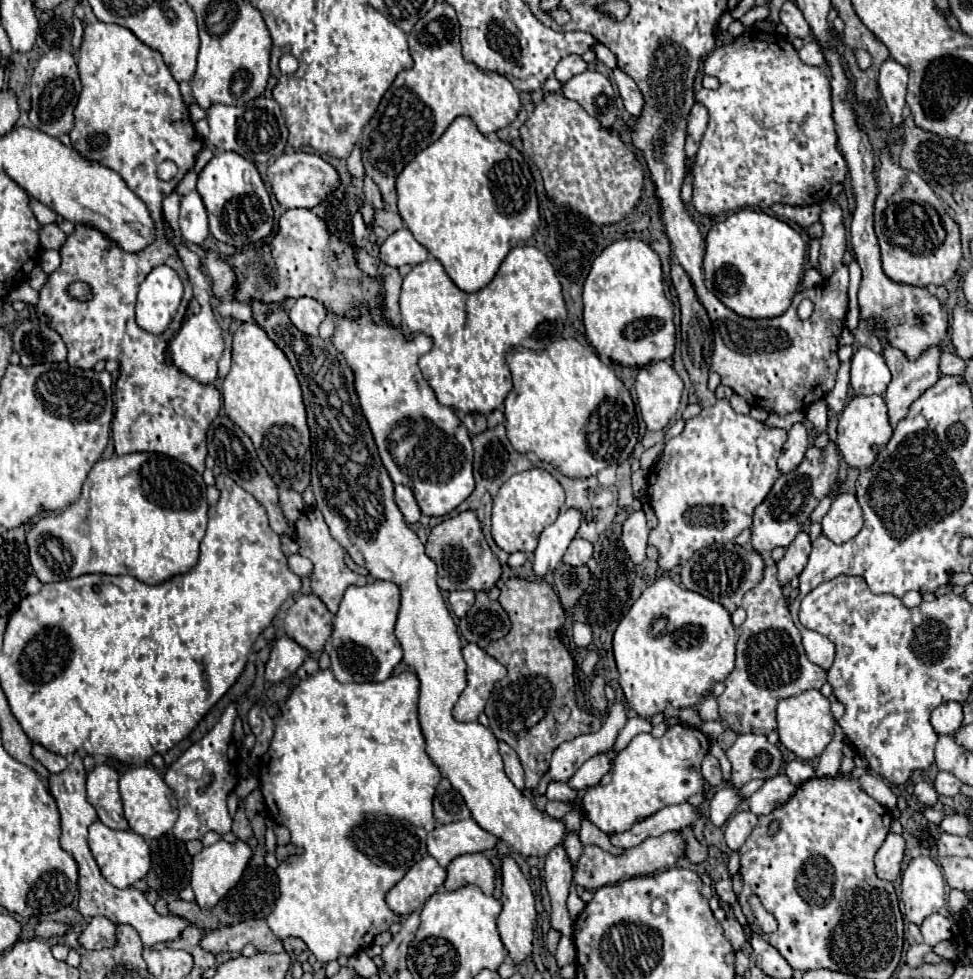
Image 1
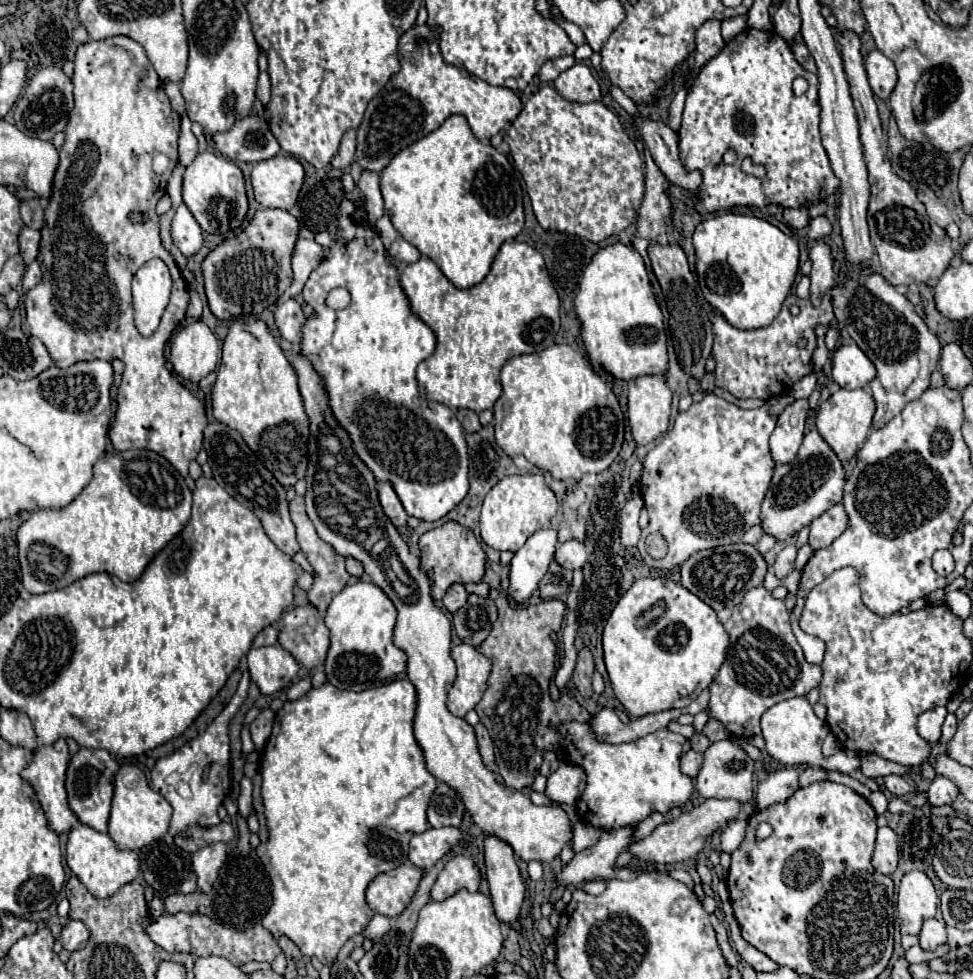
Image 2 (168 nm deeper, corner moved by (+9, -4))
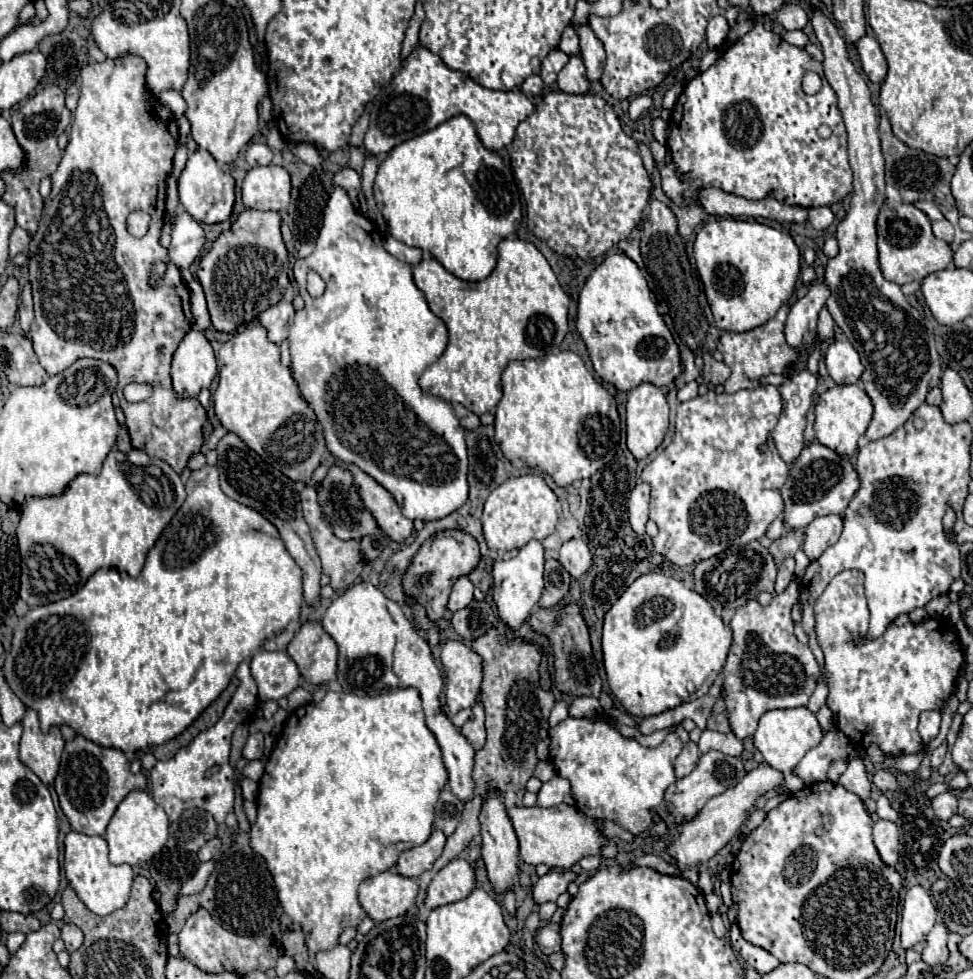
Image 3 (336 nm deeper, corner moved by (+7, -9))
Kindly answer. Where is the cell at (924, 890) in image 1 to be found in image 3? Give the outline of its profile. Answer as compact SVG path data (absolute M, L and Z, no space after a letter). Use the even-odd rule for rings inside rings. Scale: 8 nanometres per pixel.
M912 886L906 892L902 908L902 946L912 948L922 942L936 922L936 908L930 894L922 886Z

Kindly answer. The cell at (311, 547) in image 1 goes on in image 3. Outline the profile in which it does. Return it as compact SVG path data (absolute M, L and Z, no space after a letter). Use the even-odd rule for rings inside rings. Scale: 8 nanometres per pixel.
M318 484L316 486L306 486L300 492L300 500L302 500L302 510L304 510L304 518L312 530L312 538L318 550L318 556L322 560L322 572L326 576L330 576L330 586L336 592L346 590L350 584L356 582L356 578L360 576L362 568L364 568L364 558L360 556L360 542L358 540L340 540L334 536L334 530L330 526L330 522L324 520L322 514L322 506L318 504Z

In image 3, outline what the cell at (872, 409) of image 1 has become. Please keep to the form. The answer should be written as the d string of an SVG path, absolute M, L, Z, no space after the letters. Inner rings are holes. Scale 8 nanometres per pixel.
M834 384L826 392L822 392L816 400L816 438L820 444L828 446L830 450L850 456L858 450L858 438L864 436L866 426L872 418L872 406L870 398L866 398L866 392L862 390L860 384Z

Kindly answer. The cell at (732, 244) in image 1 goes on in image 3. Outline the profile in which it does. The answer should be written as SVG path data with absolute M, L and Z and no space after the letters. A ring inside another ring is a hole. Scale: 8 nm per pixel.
M736 218L704 224L696 234L694 258L716 328L732 332L752 330L774 318L778 308L790 300L800 274L800 250L788 234Z

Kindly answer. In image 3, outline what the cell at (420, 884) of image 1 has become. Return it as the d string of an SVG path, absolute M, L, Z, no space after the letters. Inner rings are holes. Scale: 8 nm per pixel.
M394 870L366 878L358 888L358 900L374 922L384 922L408 912L418 896L418 882Z

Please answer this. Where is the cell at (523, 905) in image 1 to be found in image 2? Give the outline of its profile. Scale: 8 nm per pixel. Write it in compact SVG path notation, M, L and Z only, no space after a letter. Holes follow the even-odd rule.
M488 835L484 845L486 879L490 885L490 897L500 923L510 925L518 919L524 901L524 883L514 861L512 847L498 837Z

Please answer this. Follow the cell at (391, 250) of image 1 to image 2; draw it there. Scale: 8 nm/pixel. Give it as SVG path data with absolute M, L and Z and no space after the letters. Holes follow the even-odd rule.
M398 237L398 239L390 245L390 253L392 253L396 259L404 261L404 263L416 263L416 261L420 259L420 251L418 251L414 245L410 245L408 241L404 241L402 237Z

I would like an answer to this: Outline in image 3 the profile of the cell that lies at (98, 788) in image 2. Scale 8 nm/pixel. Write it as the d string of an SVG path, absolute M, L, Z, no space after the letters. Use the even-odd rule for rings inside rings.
M80 734L74 740L66 742L58 776L54 780L60 808L66 814L72 830L90 836L92 834L102 836L114 810L124 800L124 796L136 788L146 790L146 786L148 786L146 776L142 772L138 776L132 774L130 762L122 750L98 746Z

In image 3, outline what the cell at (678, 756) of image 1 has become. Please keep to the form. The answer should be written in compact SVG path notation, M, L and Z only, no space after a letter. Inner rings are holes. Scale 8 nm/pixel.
M566 718L560 724L550 728L550 758L558 776L570 780L572 796L578 802L578 808L596 820L614 820L632 834L642 834L654 820L656 814L666 812L668 804L664 802L664 792L670 784L676 782L674 776L674 758L682 750L682 742L676 732L670 732L658 748L644 748L634 738L624 738L606 718Z

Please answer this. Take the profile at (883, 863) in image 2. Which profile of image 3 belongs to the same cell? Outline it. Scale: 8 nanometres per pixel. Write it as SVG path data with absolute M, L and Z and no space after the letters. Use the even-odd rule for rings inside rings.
M878 820L874 824L874 844L882 856L882 860L888 866L894 866L898 862L898 828L894 822Z

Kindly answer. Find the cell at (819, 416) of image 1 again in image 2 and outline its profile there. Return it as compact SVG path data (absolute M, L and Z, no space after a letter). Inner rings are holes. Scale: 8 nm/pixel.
M810 429L802 441L796 459L774 469L774 477L760 511L762 531L766 535L772 535L776 541L790 541L800 531L800 527L810 525L818 515L842 501L844 481L846 477L840 459L820 437L820 433L816 429Z

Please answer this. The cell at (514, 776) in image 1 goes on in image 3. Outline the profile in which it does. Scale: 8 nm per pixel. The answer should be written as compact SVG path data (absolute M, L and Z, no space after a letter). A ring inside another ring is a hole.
M480 696L472 706L472 716L462 726L462 732L466 734L466 738L470 738L470 742L476 750L482 748L482 742L486 740L486 730L484 730L484 708L480 704Z

